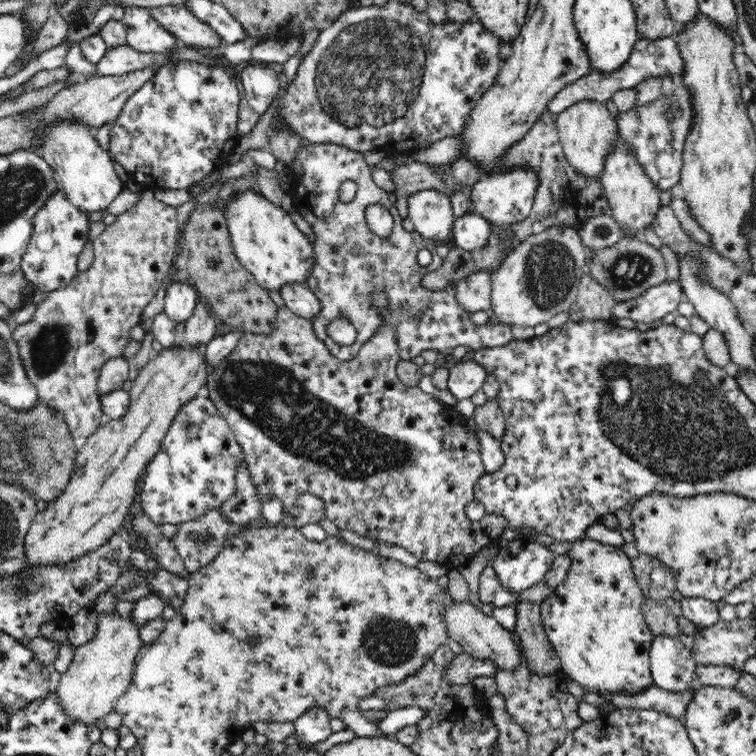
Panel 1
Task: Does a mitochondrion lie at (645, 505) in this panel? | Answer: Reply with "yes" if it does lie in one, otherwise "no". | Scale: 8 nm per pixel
no

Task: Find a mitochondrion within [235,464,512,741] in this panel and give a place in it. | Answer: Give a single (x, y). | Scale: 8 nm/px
(389, 642)

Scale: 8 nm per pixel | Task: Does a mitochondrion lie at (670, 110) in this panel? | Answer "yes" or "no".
yes

